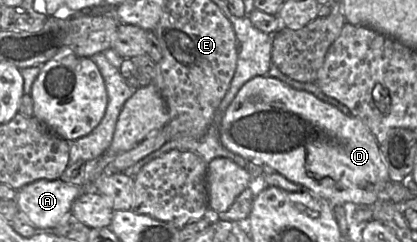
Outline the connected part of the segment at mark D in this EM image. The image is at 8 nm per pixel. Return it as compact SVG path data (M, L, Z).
M270 76L255 77L241 87L221 118L219 133L221 144L232 153L243 157L247 161L252 161L256 164L262 164L266 168L283 175L291 182L301 185L316 196L328 201L332 206L344 205L346 203L375 203L376 201L380 200L379 193L390 180L387 166L380 153L380 144L376 141L373 134L359 118L354 116L347 116L335 106L321 101L313 94L294 89L289 85L281 82L280 80Z

